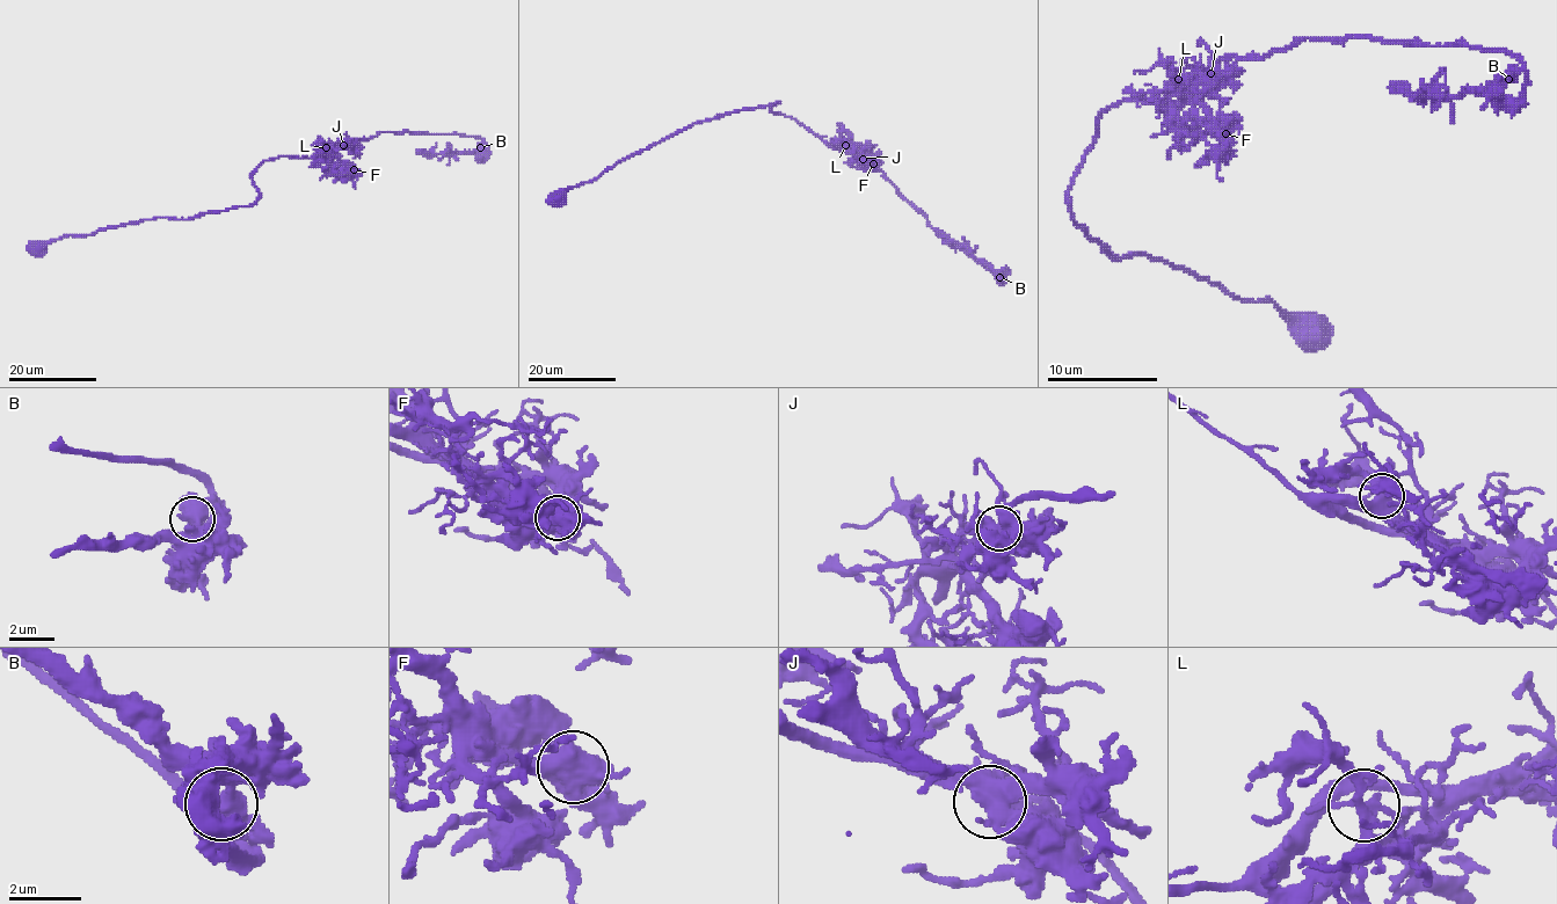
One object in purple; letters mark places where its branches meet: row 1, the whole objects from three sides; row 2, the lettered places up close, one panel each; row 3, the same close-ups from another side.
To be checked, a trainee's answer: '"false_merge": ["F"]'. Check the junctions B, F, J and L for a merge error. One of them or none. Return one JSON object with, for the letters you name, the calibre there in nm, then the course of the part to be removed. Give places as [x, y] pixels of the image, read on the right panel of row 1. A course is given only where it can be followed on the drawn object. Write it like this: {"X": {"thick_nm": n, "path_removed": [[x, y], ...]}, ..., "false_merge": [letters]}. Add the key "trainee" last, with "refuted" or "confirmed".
{"false_merge": [], "trainee": "refuted"}

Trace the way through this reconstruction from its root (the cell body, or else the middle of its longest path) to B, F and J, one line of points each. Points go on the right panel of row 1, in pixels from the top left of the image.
B: (1314, 337), (1090, 239), (1068, 187), (1096, 121), (1304, 37), (1506, 49), (1508, 79)
F: (1314, 337), (1270, 299), (1115, 257), (1071, 213), (1110, 107), (1192, 93), (1226, 133)
J: (1314, 337), (1270, 299), (1115, 257), (1071, 213), (1096, 121), (1120, 101), (1181, 103), (1212, 73)

